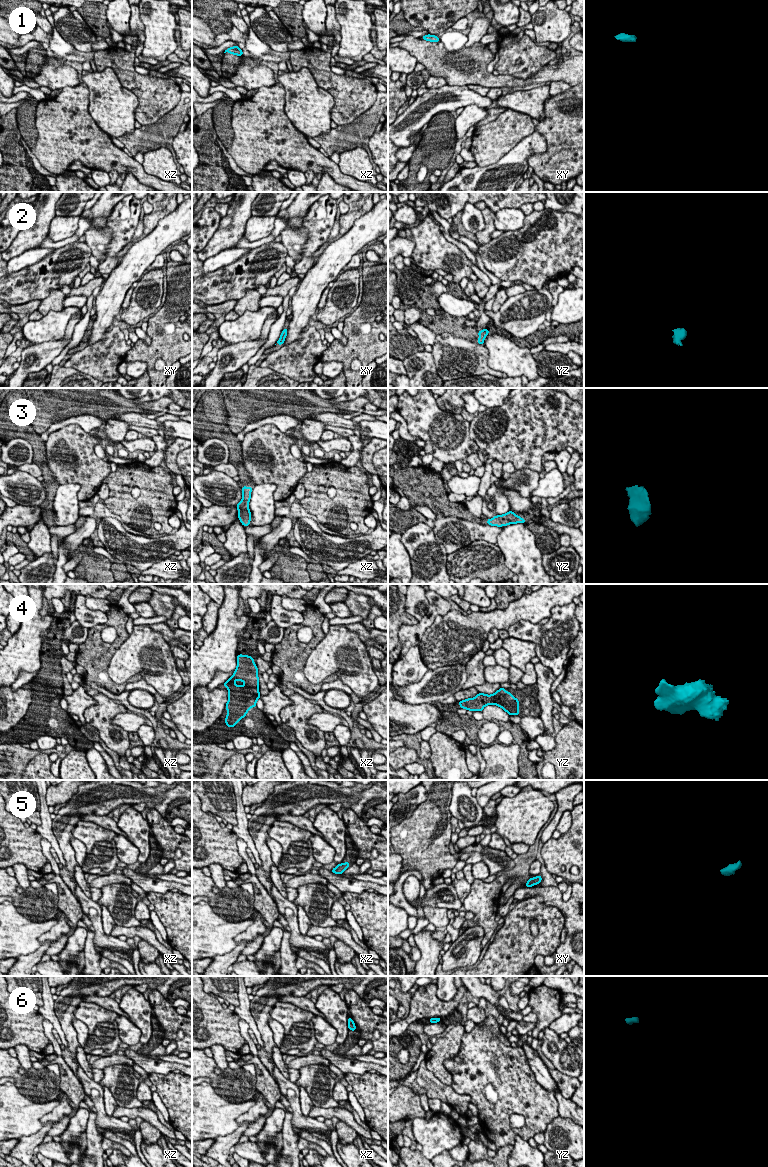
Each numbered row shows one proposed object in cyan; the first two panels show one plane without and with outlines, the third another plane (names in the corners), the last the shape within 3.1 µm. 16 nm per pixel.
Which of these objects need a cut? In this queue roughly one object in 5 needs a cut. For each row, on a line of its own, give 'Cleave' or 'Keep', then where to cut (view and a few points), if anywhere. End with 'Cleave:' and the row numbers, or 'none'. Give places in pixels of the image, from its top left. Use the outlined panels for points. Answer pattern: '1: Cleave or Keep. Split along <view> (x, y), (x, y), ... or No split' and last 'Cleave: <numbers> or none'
1: Keep. No split
2: Keep. No split
3: Keep. No split
4: Keep. No split
5: Keep. No split
6: Keep. No split
Cleave: none

